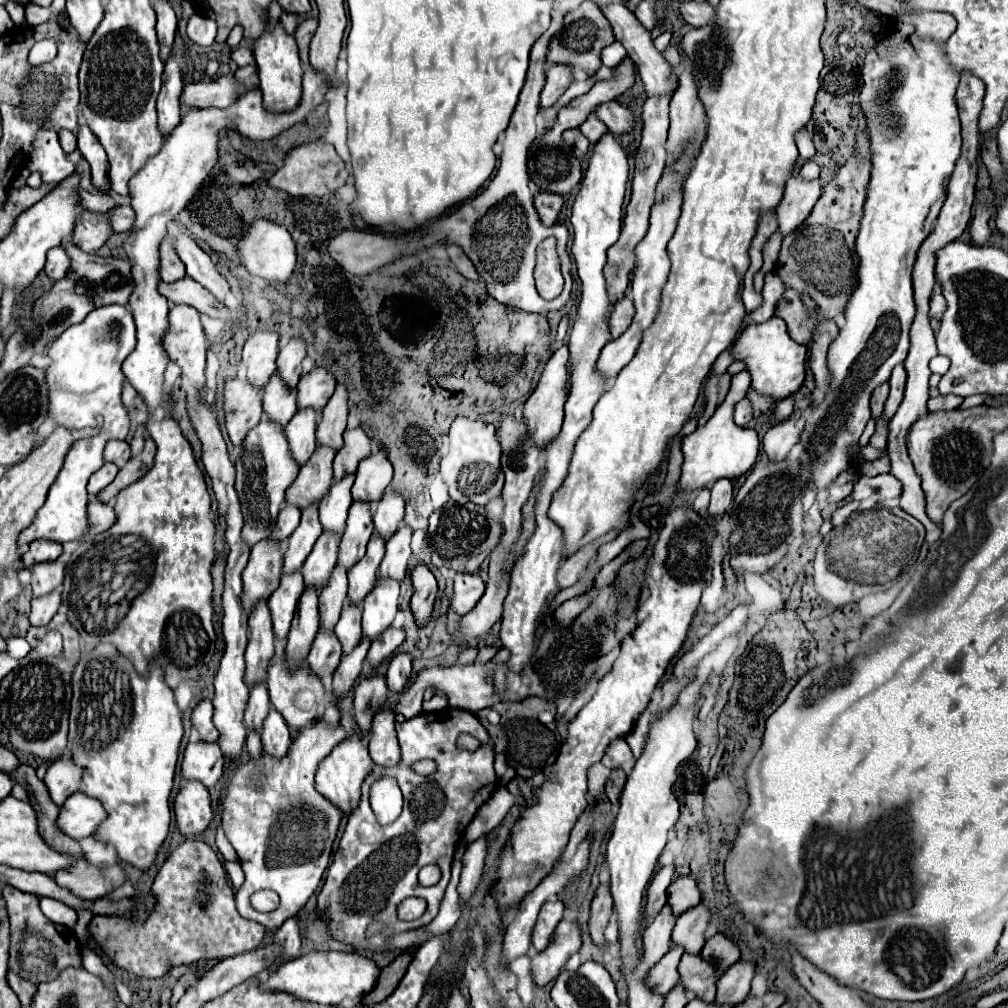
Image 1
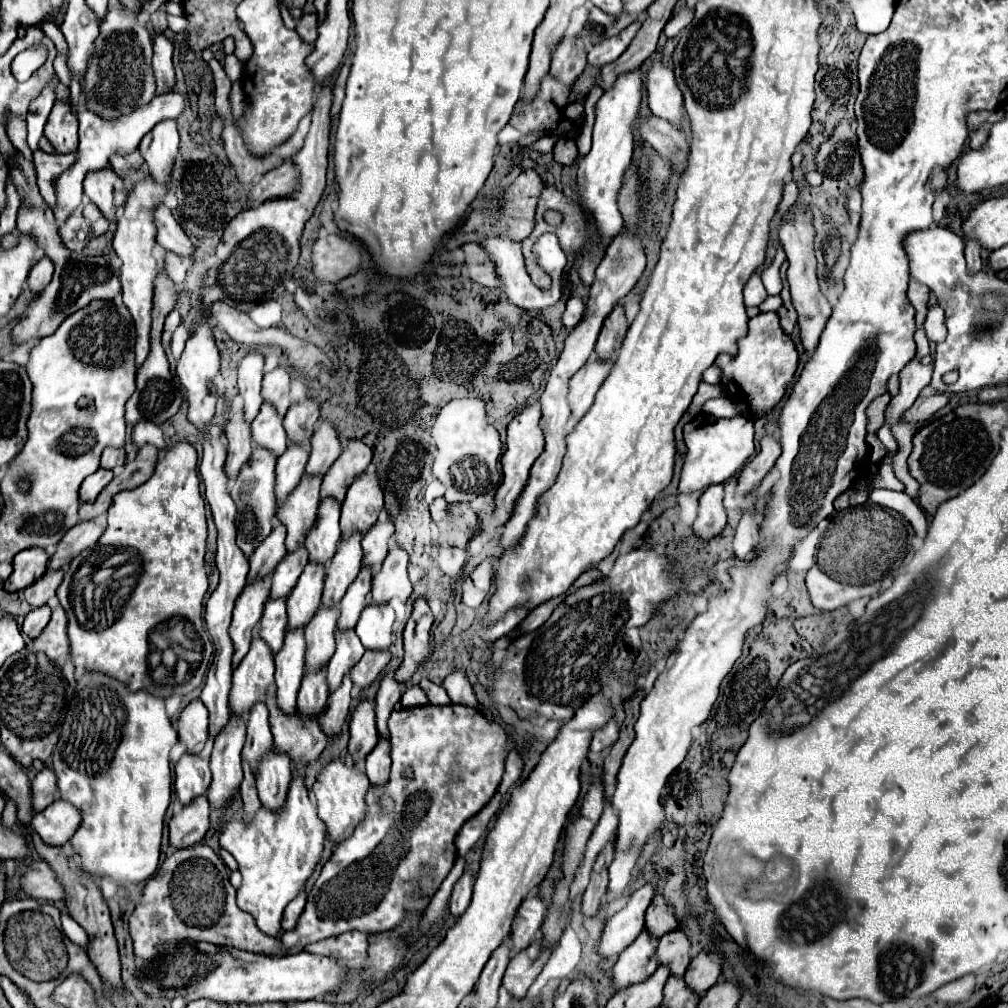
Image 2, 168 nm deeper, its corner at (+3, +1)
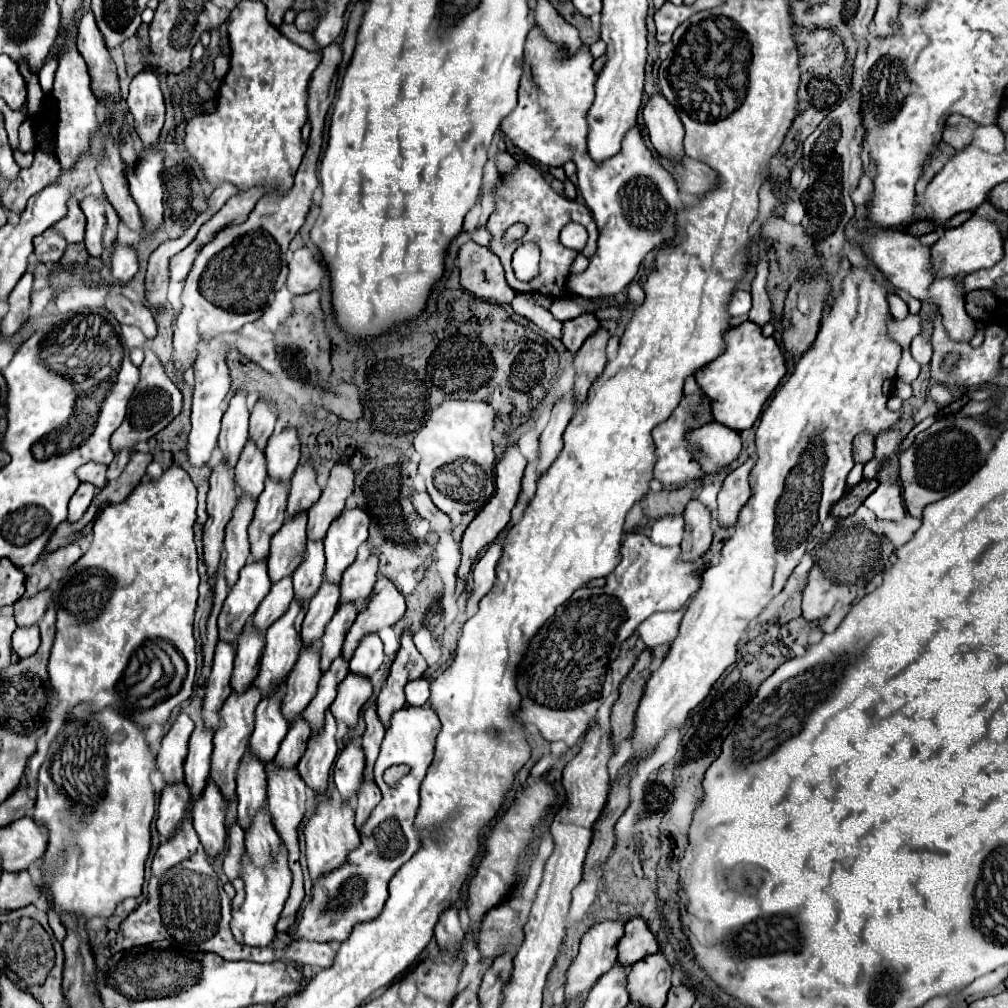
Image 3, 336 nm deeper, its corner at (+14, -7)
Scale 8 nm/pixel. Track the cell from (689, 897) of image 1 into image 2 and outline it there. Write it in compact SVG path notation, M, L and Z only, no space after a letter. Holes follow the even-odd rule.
M657 894L653 898L653 904L647 908L645 926L655 932L655 938L661 938L663 934L667 934L679 926L679 920L673 912L673 906L665 900L665 896Z

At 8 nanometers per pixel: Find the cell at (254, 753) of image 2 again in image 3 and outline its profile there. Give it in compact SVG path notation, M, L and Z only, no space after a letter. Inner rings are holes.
M246 752L238 768L238 824L248 830L256 812L266 802L266 770L252 752Z

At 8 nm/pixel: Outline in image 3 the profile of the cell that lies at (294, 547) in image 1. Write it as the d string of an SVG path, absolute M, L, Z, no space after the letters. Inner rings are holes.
M282 578L280 582L272 584L268 596L260 602L256 614L254 614L254 628L258 632L266 632L290 606L292 602L292 578Z

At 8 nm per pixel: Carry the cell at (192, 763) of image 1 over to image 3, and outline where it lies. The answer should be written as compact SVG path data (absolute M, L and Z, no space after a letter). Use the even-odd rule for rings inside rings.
M174 784L162 790L158 802L158 820L156 820L156 830L162 838L174 836L178 824L184 818L188 802L190 802L190 790L186 784Z

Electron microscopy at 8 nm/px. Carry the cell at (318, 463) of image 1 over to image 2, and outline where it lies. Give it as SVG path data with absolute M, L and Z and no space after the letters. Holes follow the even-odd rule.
M303 474L297 488L285 498L281 508L277 508L277 518L287 526L285 546L297 548L299 540L309 532L317 518L319 506L319 486L321 476Z

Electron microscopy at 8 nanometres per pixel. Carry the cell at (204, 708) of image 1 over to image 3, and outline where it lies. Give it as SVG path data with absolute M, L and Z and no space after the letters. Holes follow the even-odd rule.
M180 714L160 742L156 768L162 772L166 784L180 784L184 780L184 760L188 754L188 740L192 730L194 722L190 720L190 716Z

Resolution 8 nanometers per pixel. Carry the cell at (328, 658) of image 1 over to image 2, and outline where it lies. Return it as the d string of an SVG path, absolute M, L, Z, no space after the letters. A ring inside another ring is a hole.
M321 666L303 676L297 696L297 708L305 708L305 712L321 712L327 696L329 696L327 666Z

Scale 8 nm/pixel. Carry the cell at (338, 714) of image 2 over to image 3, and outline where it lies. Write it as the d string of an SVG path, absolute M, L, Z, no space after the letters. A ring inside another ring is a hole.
M326 712L326 722L324 722L322 734L312 736L308 740L306 754L302 756L302 760L296 766L300 778L316 794L324 794L328 788L330 768L332 768L336 752L338 752L334 736L336 736L336 720L330 712Z

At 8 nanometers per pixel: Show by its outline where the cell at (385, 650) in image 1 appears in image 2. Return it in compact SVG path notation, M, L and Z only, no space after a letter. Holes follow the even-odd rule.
M367 650L351 670L353 682L361 688L367 688L379 676L379 672L387 666L389 660L391 660L389 650Z

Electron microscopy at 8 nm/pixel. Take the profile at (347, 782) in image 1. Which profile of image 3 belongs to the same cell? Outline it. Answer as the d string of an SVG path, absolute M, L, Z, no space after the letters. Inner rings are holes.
M330 800L320 802L316 808L316 814L306 822L304 826L304 836L306 836L306 860L308 860L308 872L312 882L316 884L322 876L326 876L326 872L330 874L332 870L340 868L348 854L358 848L360 844L360 836L358 830L354 826L354 808L352 804L340 804L340 806L332 806Z

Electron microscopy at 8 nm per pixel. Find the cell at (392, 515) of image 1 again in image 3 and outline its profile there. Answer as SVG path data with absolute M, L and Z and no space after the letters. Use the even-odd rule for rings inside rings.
M370 556L366 562L354 562L342 576L340 582L340 604L352 602L352 604L362 604L366 596L370 596L374 582L376 582L376 572L378 572L378 556Z

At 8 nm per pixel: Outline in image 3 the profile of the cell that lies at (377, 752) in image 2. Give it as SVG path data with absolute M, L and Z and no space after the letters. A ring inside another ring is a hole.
M362 782L362 788L358 792L358 800L356 800L356 828L360 828L366 818L370 816L370 812L376 808L376 804L380 802L380 790L374 782Z

